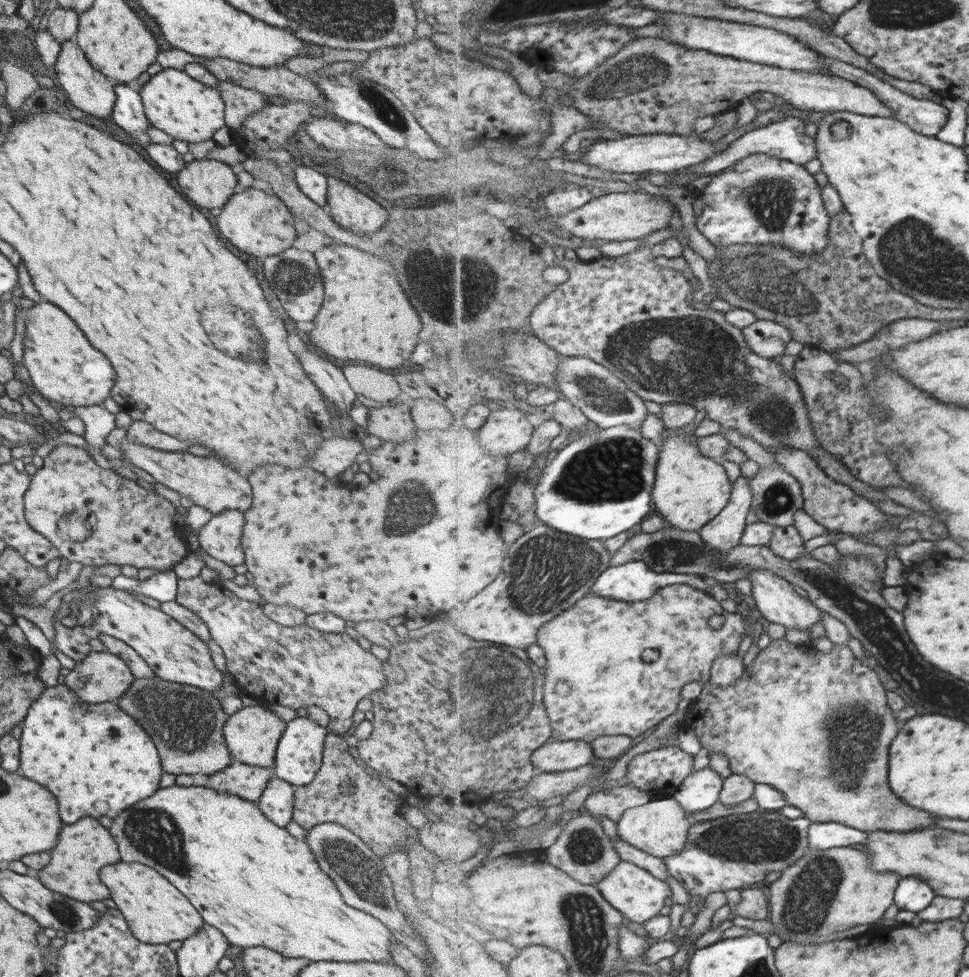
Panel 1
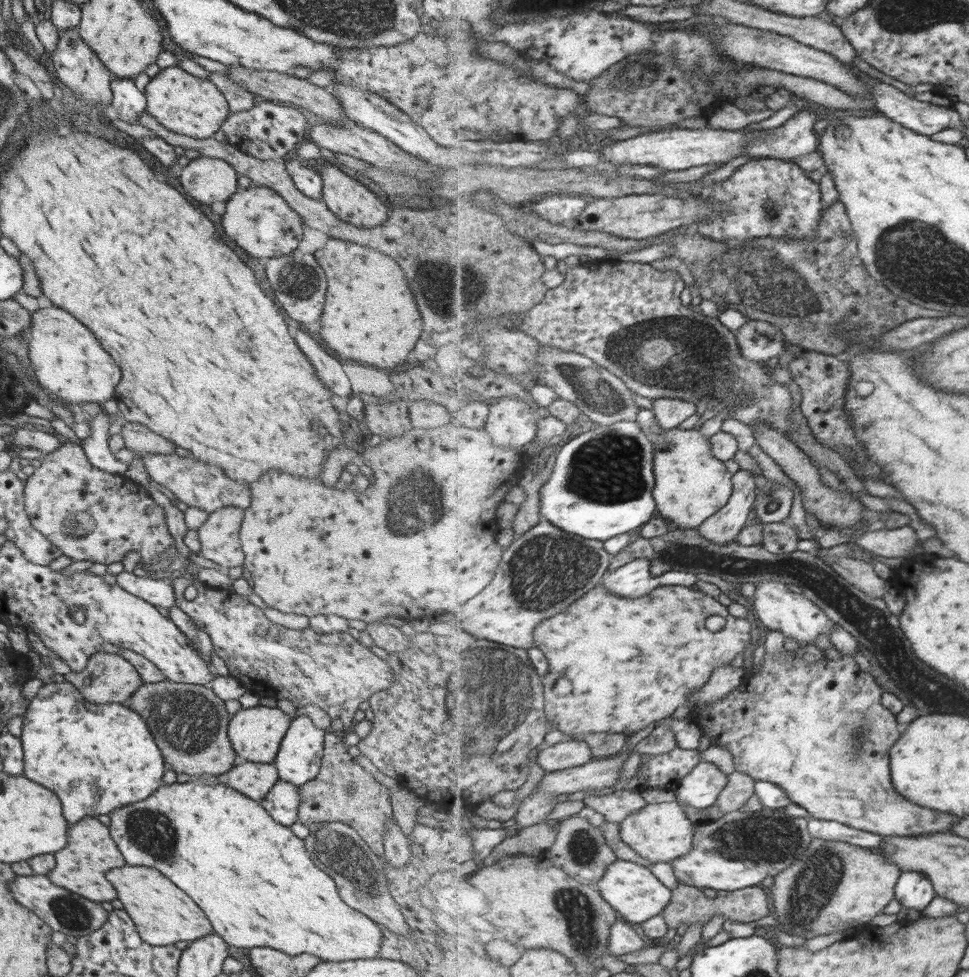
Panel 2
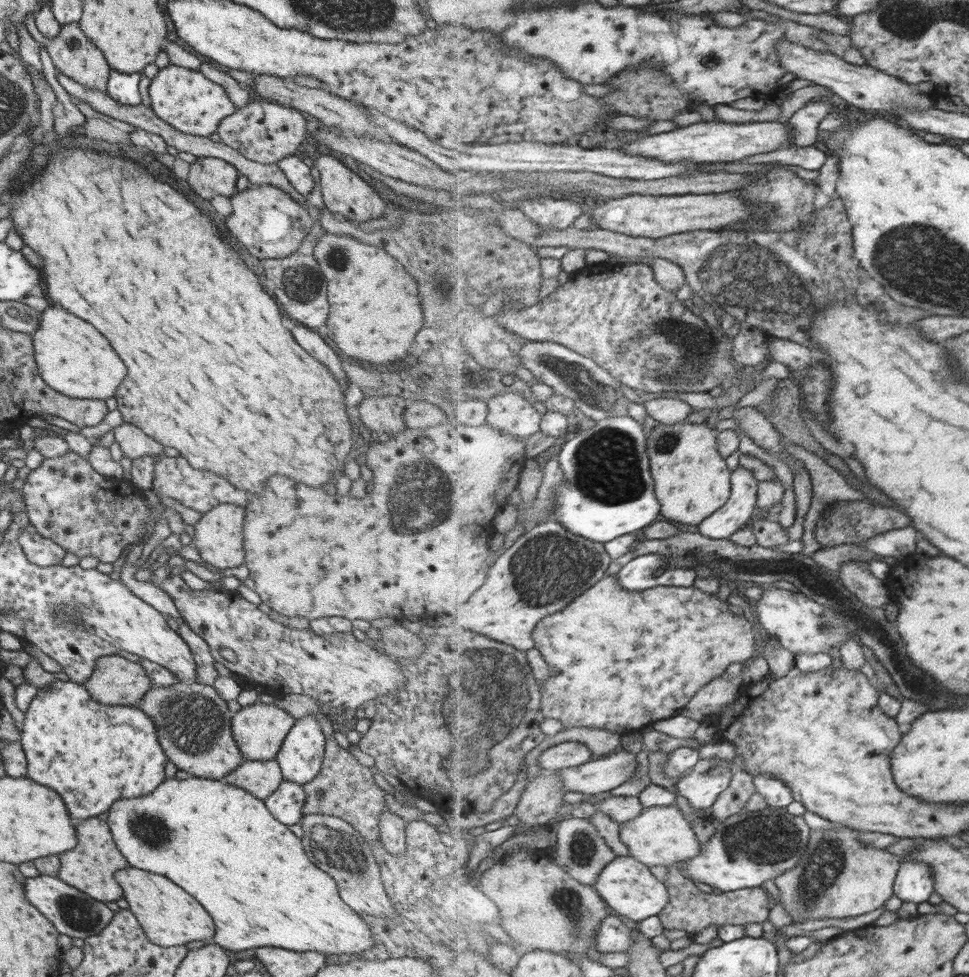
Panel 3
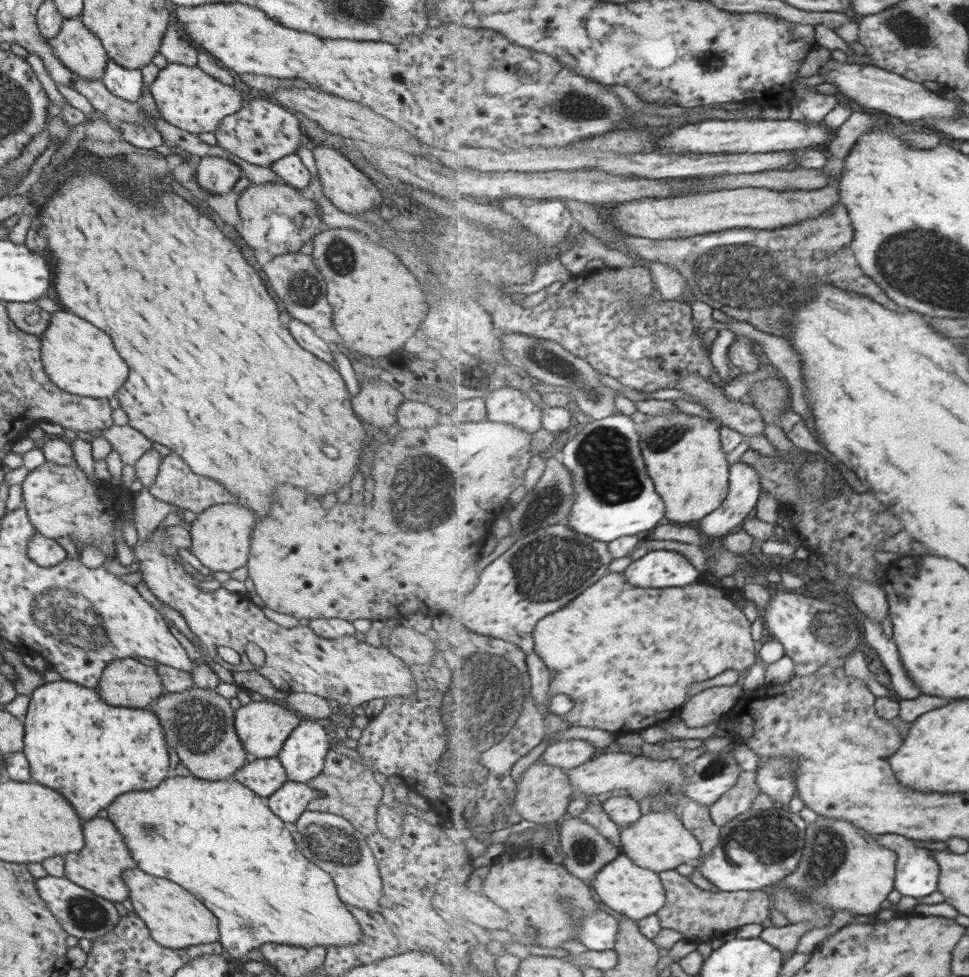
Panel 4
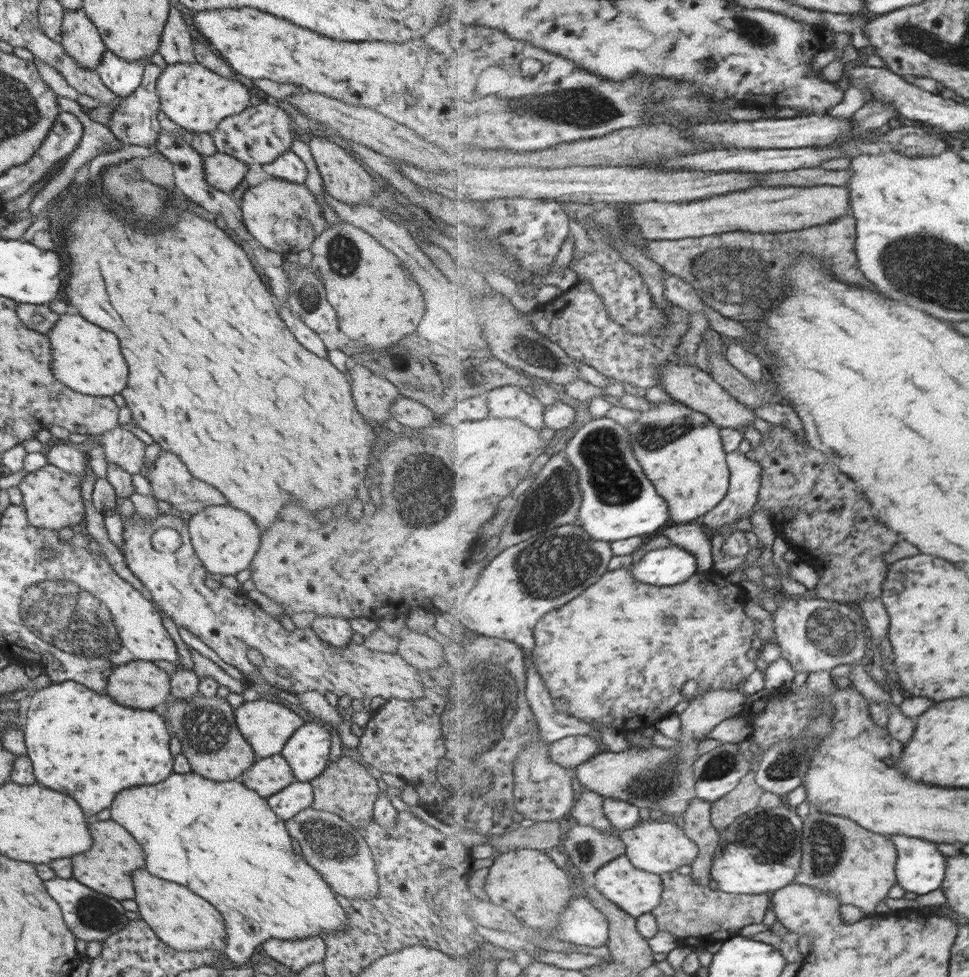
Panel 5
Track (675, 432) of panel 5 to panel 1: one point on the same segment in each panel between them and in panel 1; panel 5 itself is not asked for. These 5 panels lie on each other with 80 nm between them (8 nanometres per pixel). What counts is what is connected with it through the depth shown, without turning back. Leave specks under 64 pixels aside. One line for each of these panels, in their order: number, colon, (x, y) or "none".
1: (692, 489)
2: (684, 461)
3: (693, 480)
4: (685, 455)

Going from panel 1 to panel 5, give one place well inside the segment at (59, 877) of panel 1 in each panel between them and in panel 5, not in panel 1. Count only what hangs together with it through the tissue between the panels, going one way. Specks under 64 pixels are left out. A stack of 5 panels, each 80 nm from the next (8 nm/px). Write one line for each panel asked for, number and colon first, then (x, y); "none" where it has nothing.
2: (80, 869)
3: (89, 867)
4: (97, 867)
5: (106, 867)

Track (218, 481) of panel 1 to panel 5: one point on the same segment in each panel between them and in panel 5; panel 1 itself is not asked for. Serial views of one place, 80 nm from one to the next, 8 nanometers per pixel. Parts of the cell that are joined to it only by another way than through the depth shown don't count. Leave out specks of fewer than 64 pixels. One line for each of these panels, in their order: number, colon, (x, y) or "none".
2: (195, 483)
3: (200, 490)
4: (175, 483)
5: (170, 481)

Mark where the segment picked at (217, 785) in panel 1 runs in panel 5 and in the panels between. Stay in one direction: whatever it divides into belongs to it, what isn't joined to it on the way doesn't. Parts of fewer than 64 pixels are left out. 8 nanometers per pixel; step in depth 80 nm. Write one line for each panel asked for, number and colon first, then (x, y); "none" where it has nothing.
2: (254, 780)
3: (260, 778)
4: (263, 776)
5: (268, 775)

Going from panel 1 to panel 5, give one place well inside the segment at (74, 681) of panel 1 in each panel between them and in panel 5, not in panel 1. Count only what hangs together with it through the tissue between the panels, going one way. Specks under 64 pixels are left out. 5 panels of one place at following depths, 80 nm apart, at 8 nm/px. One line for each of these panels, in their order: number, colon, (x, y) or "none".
2: (106, 677)
3: (116, 681)
4: (125, 682)
5: (142, 685)

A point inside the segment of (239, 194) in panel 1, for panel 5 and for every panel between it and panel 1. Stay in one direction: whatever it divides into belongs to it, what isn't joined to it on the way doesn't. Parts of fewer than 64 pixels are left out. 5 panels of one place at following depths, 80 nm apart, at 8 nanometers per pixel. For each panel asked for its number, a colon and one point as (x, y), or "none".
2: (257, 219)
3: (264, 219)
4: (272, 216)
5: (283, 216)

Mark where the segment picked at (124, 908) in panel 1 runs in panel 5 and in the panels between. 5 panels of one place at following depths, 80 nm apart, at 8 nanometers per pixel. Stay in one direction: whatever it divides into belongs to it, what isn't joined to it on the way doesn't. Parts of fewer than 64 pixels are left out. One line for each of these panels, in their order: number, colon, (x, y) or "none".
2: (162, 915)
3: (169, 917)
4: (175, 919)
5: (184, 922)

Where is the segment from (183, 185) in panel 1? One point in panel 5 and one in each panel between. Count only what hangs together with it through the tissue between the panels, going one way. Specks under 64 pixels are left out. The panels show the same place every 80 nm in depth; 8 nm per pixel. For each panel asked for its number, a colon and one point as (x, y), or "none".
2: (206, 180)
3: (208, 177)
4: (217, 175)
5: (223, 172)

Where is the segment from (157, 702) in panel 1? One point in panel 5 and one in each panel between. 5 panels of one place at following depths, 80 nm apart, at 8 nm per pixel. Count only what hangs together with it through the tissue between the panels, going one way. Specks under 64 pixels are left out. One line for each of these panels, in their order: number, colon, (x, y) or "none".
2: (188, 722)
3: (193, 725)
4: (198, 723)
5: (204, 725)

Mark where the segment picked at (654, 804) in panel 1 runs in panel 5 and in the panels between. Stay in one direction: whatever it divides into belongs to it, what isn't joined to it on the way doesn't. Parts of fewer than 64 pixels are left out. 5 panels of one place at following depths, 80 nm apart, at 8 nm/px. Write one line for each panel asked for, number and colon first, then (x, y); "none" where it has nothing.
2: (660, 833)
3: (660, 836)
4: (659, 841)
5: (659, 846)

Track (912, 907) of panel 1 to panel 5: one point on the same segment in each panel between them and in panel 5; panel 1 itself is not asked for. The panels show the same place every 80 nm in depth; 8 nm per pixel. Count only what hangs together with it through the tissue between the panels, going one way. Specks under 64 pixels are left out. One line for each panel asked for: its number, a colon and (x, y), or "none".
2: (914, 891)
3: (915, 883)
4: (918, 874)
5: (921, 867)

